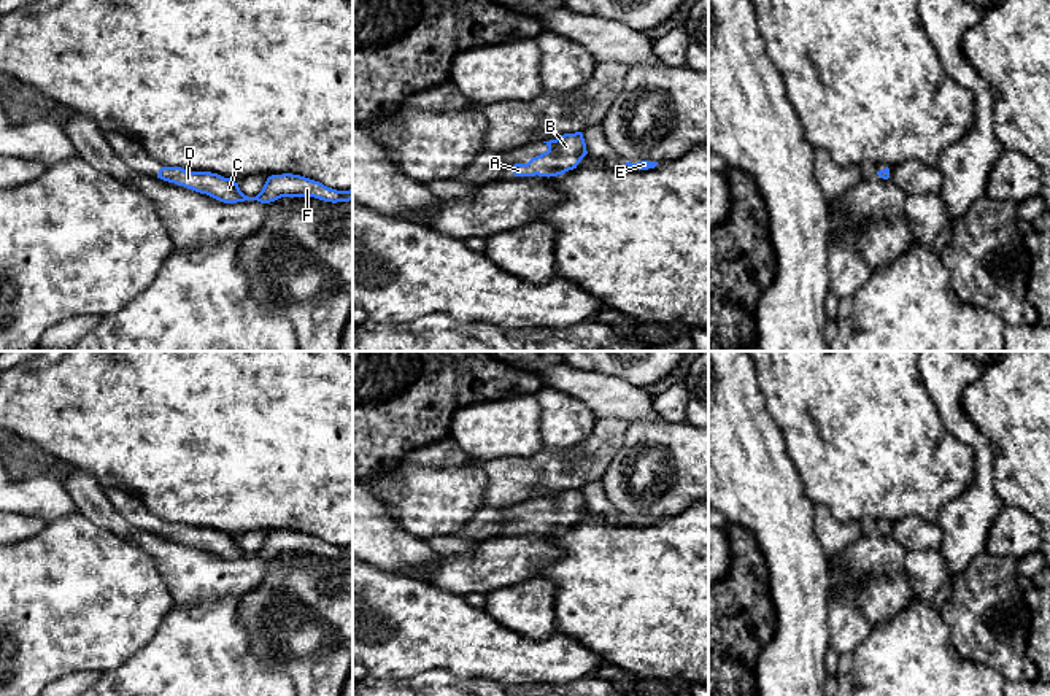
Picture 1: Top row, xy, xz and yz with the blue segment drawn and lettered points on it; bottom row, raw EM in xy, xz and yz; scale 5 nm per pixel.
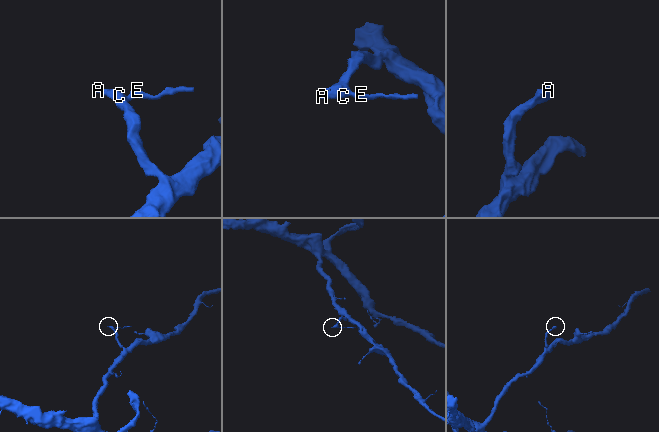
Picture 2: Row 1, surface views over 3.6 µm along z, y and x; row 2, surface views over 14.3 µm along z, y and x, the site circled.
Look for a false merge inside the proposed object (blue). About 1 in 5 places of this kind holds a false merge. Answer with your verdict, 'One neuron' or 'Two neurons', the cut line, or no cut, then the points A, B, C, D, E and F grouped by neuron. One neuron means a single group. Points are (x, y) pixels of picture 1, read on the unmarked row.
One neuron. No split. Groups: A B C D E F

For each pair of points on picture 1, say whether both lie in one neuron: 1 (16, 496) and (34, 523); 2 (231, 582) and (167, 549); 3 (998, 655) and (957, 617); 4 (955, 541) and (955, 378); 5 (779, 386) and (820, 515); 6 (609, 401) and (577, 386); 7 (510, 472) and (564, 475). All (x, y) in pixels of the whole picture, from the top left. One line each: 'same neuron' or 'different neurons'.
1: different neurons
2: same neuron
3: same neuron
4: same neuron
5: different neurons
6: same neuron
7: same neuron

